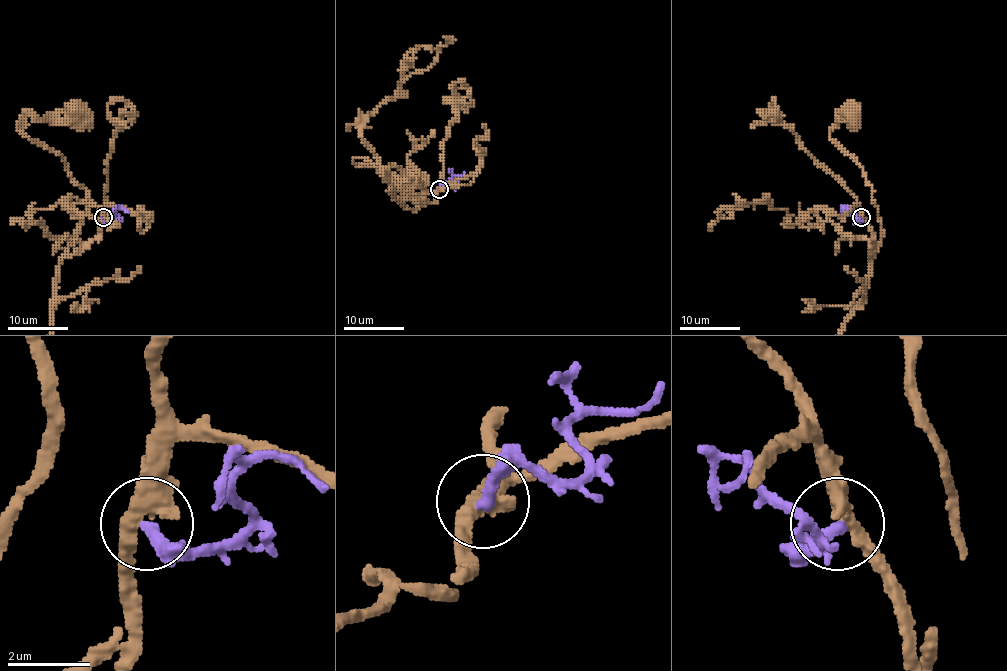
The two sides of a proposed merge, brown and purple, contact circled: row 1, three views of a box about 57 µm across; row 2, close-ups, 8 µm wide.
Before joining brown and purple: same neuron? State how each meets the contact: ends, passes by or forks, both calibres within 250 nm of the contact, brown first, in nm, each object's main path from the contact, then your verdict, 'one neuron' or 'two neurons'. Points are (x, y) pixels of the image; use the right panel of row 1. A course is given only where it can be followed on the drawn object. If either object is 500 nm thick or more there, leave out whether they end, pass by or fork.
brown passes by; purple ends there; 440 nm thick on the brown side, 320 nm on the other; brown runs (862, 217), (872, 253), (881, 232), (872, 193), (863, 169), (829, 136), (836, 116), (851, 114); purple runs (862, 217), (857, 222), (848, 208), (844, 213); two neurons

